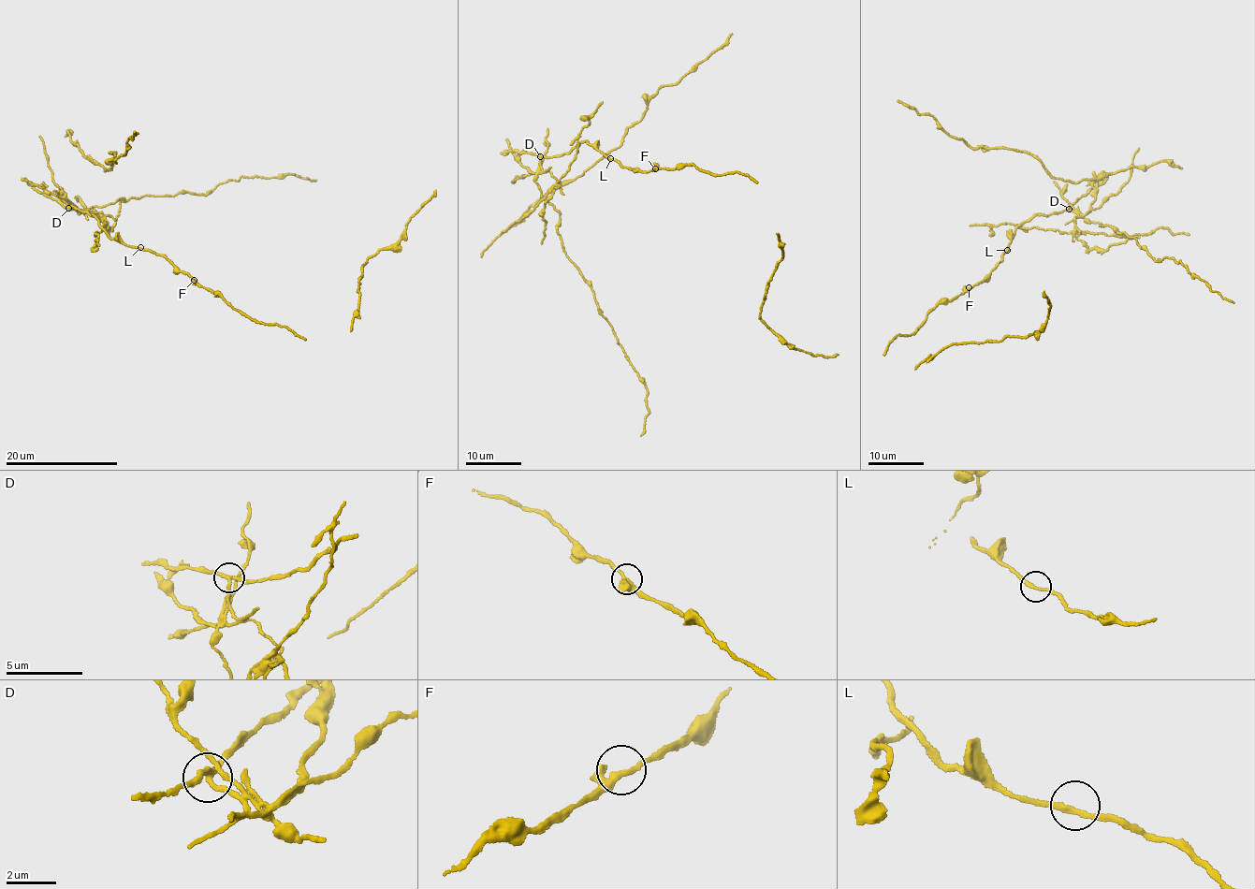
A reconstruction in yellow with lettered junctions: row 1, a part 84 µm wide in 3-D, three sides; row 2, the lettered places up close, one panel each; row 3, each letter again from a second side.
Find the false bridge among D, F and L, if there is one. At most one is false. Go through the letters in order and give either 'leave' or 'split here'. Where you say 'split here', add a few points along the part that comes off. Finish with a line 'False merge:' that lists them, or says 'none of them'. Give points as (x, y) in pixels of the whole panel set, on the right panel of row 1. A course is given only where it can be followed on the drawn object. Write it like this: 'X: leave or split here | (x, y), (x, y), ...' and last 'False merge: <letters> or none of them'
D: split here | (1070, 209), (1133, 237), (1155, 261), (1180, 261), (1211, 291), (1234, 303)
F: leave
L: leave
False merge: D

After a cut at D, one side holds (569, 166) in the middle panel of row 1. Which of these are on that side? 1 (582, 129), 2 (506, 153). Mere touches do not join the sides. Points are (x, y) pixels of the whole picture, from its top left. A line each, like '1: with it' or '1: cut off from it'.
1: with it
2: cut off from it

